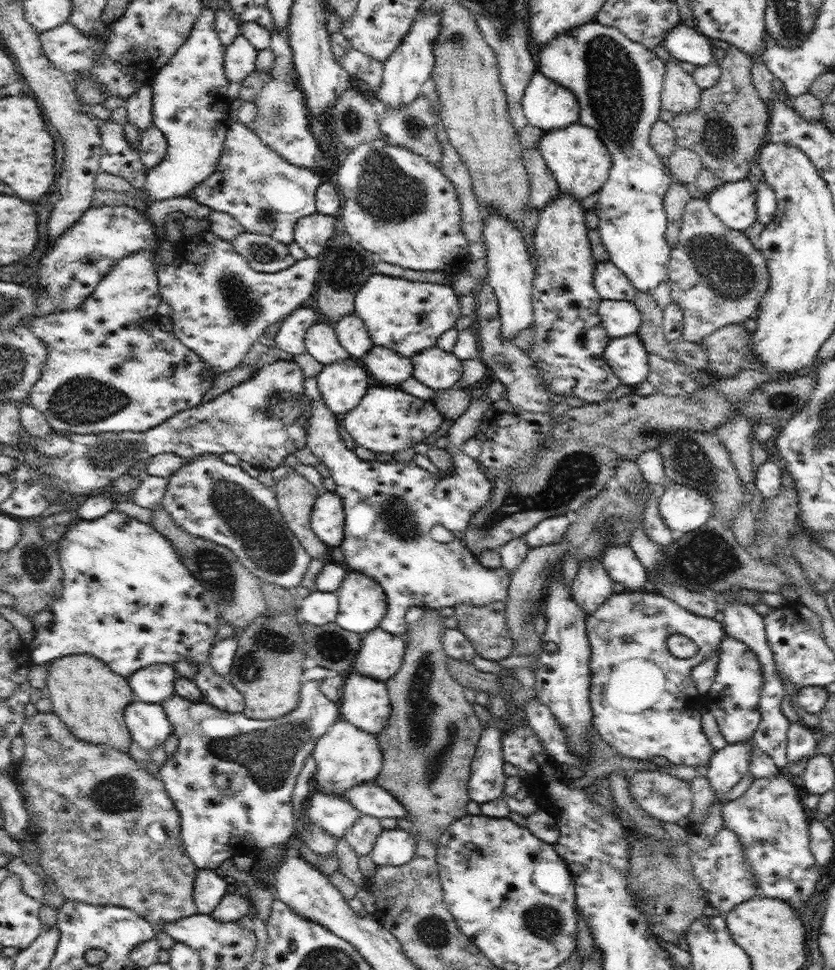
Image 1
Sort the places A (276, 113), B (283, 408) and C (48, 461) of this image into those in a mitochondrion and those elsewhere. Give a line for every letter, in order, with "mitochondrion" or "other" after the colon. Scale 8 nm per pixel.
A: mitochondrion
B: mitochondrion
C: mitochondrion

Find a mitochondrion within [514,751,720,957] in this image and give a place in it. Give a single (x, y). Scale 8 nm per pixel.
(544, 922)

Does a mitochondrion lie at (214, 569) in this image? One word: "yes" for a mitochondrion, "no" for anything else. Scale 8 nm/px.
yes

